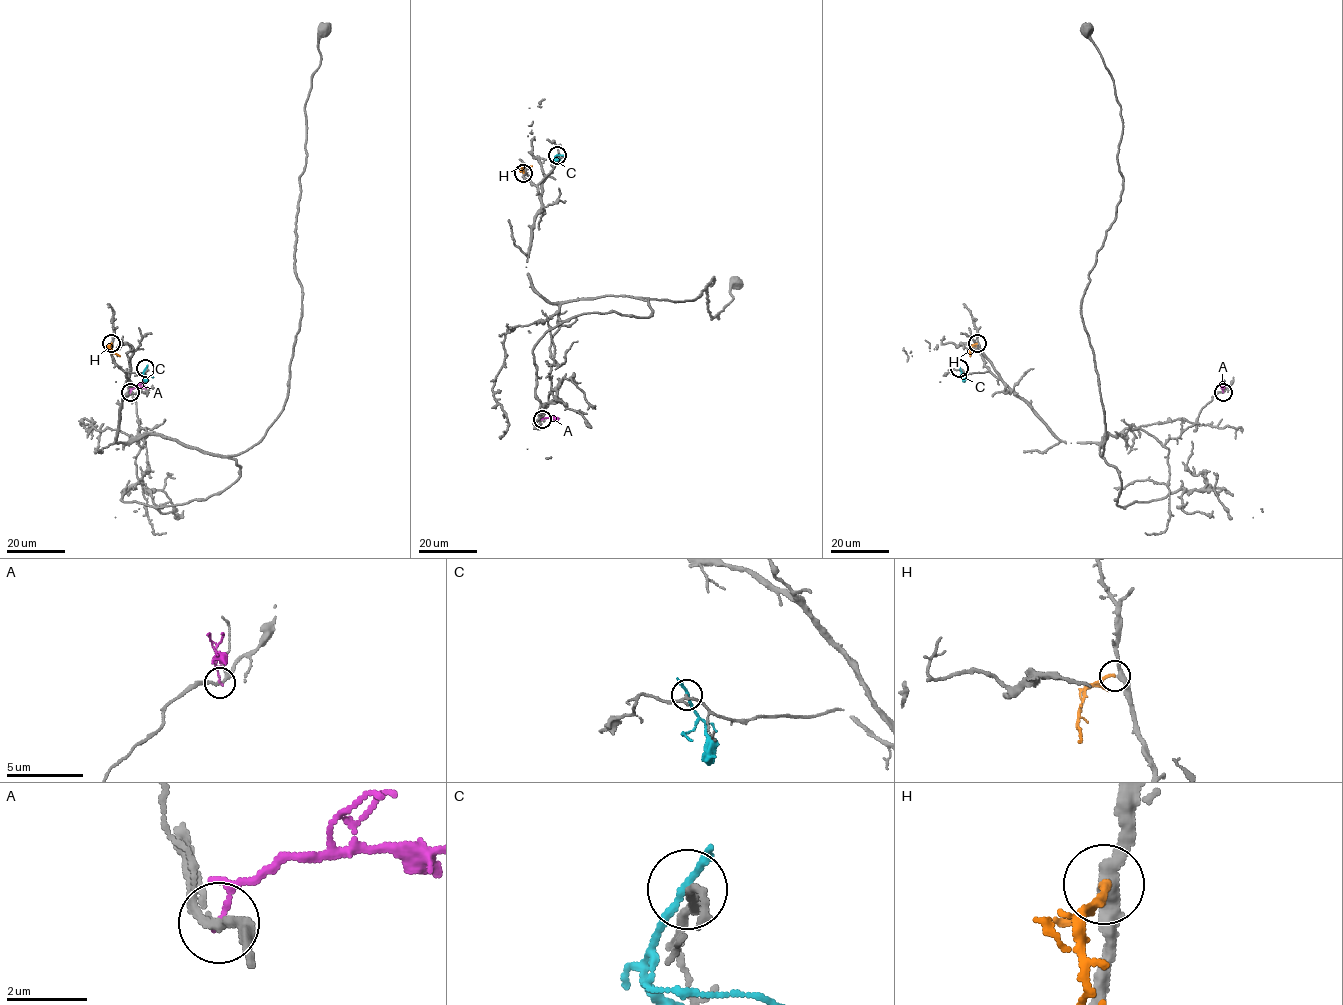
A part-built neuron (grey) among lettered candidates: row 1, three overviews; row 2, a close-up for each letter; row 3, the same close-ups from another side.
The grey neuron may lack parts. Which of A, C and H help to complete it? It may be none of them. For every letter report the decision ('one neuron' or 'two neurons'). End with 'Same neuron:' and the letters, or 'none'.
A: two neurons
C: two neurons
H: one neuron
Same neuron: H

